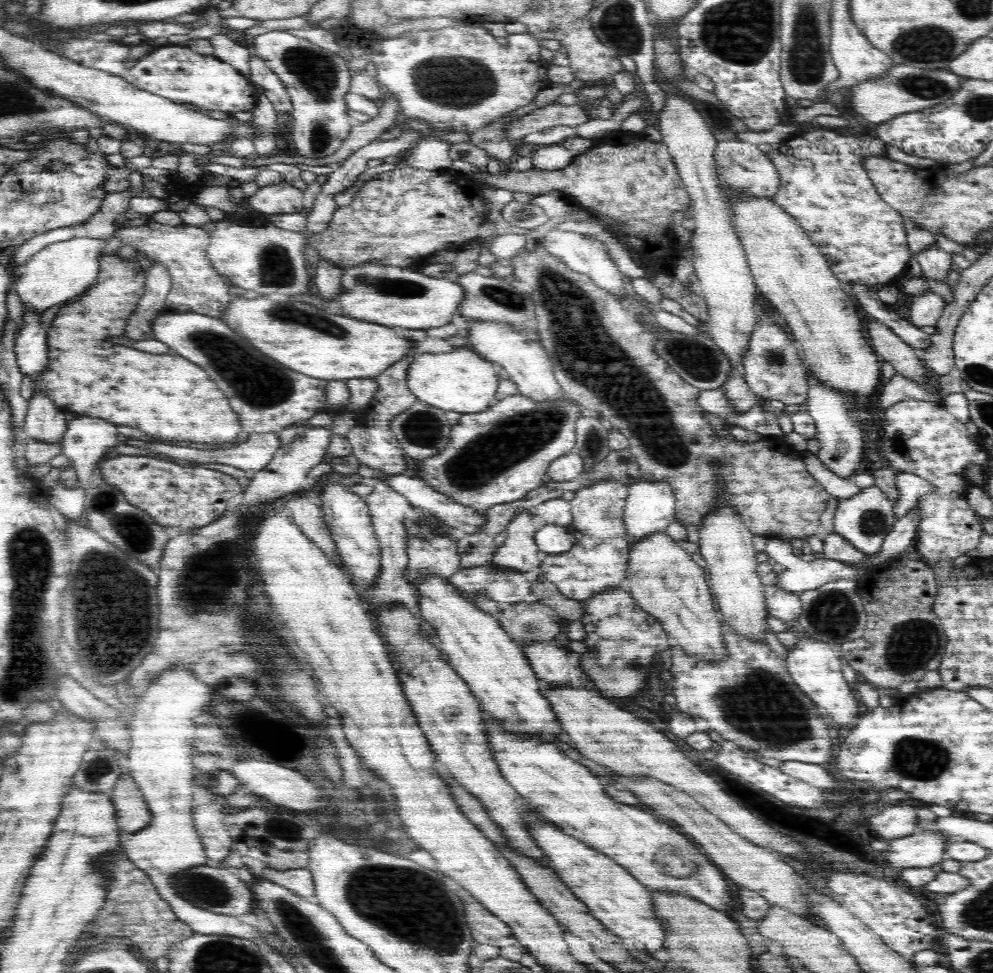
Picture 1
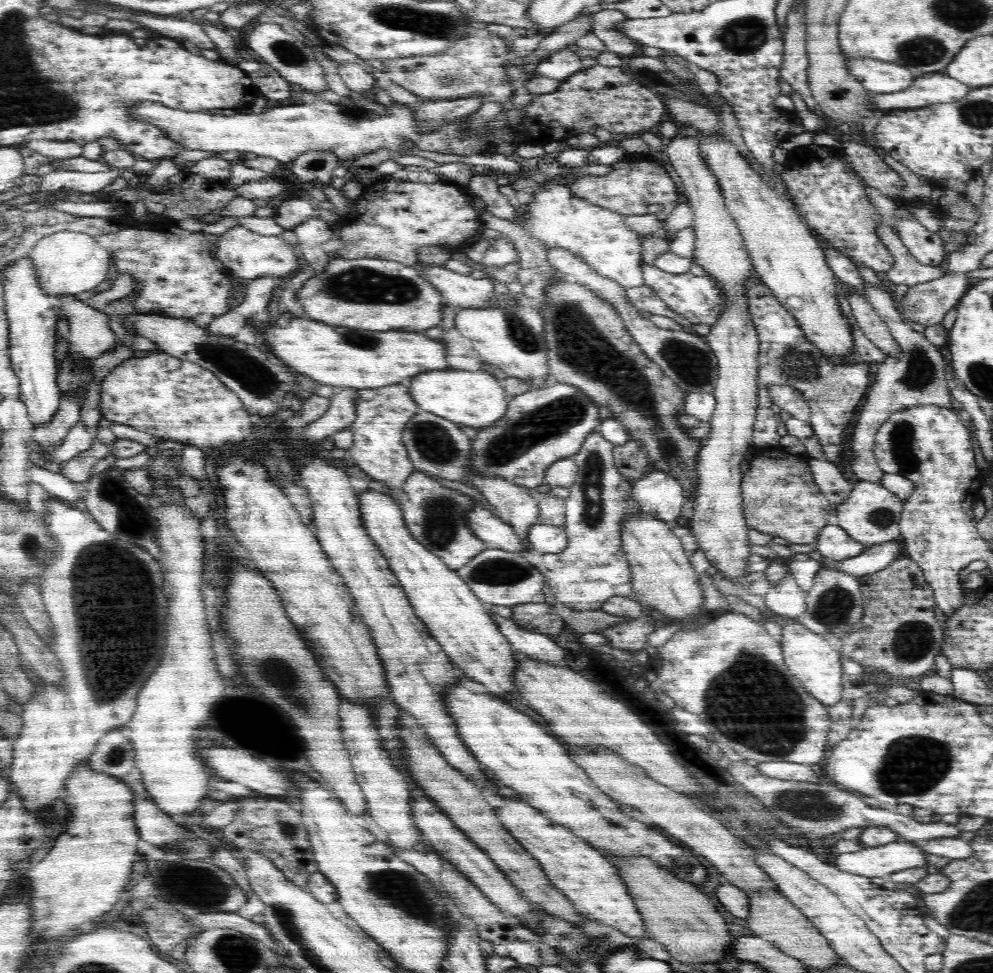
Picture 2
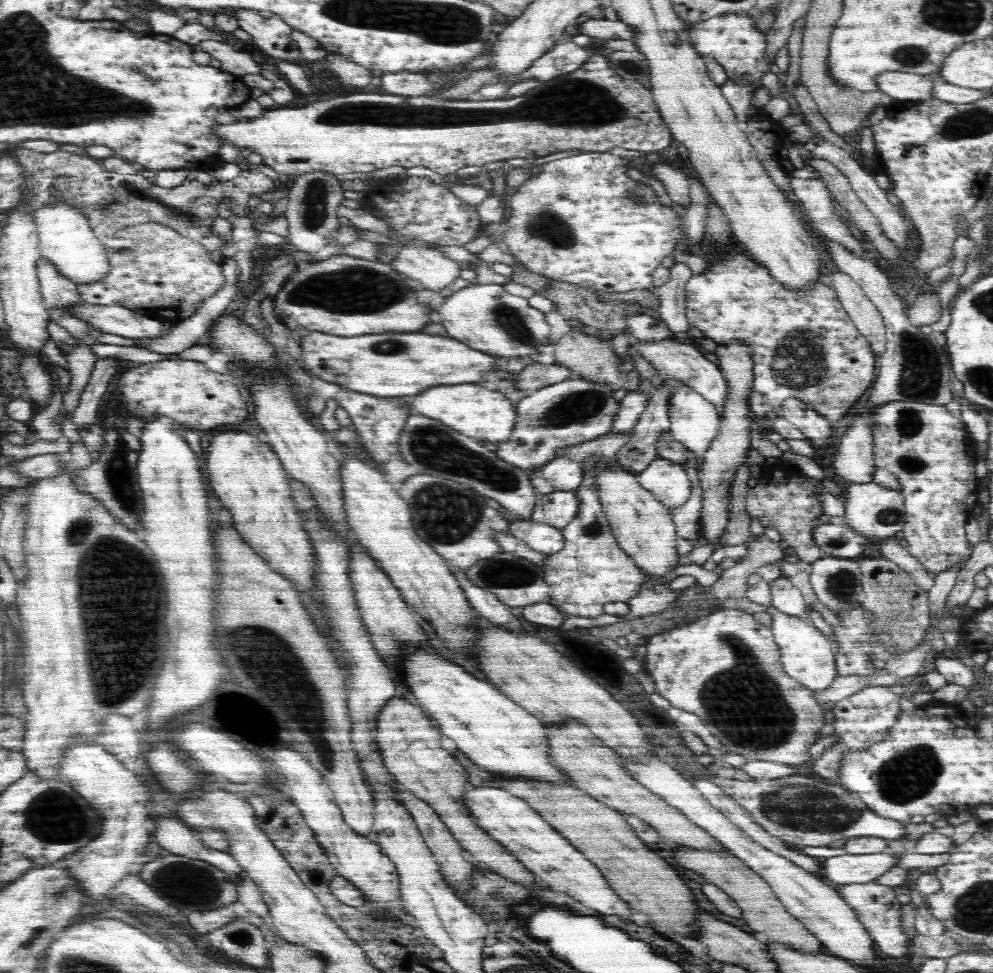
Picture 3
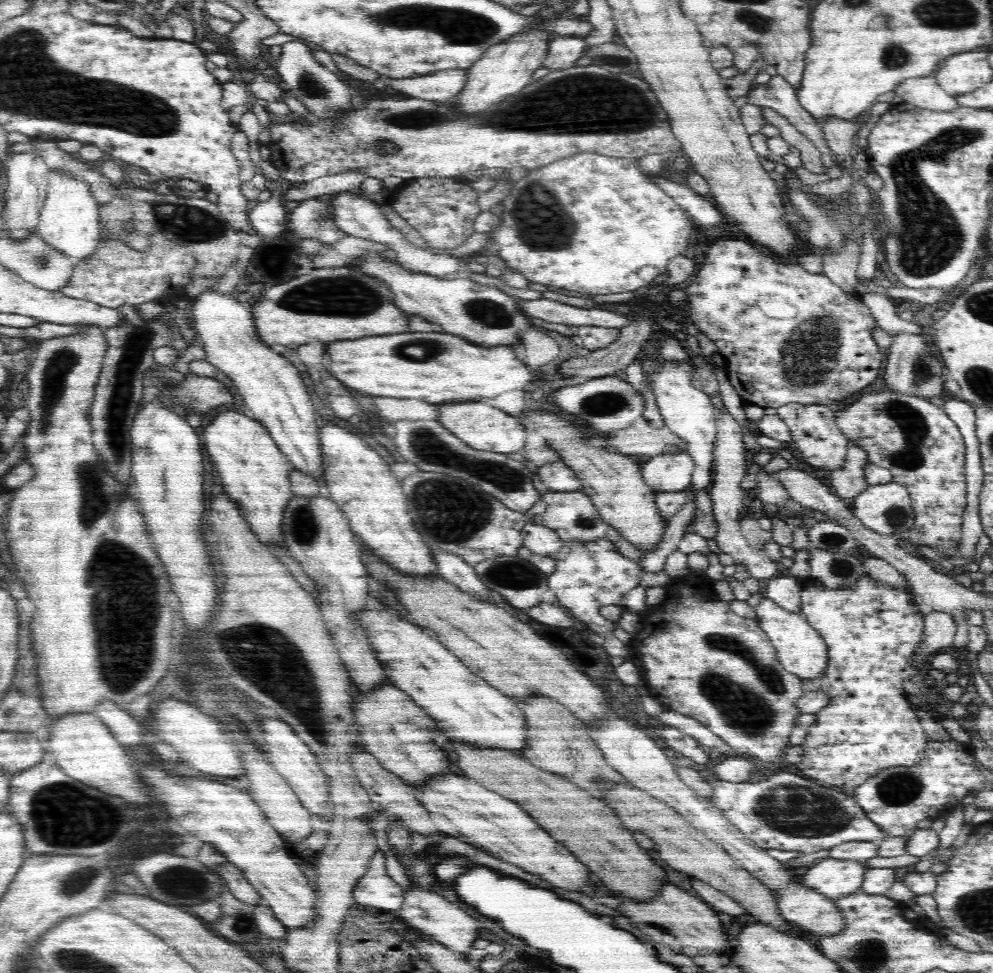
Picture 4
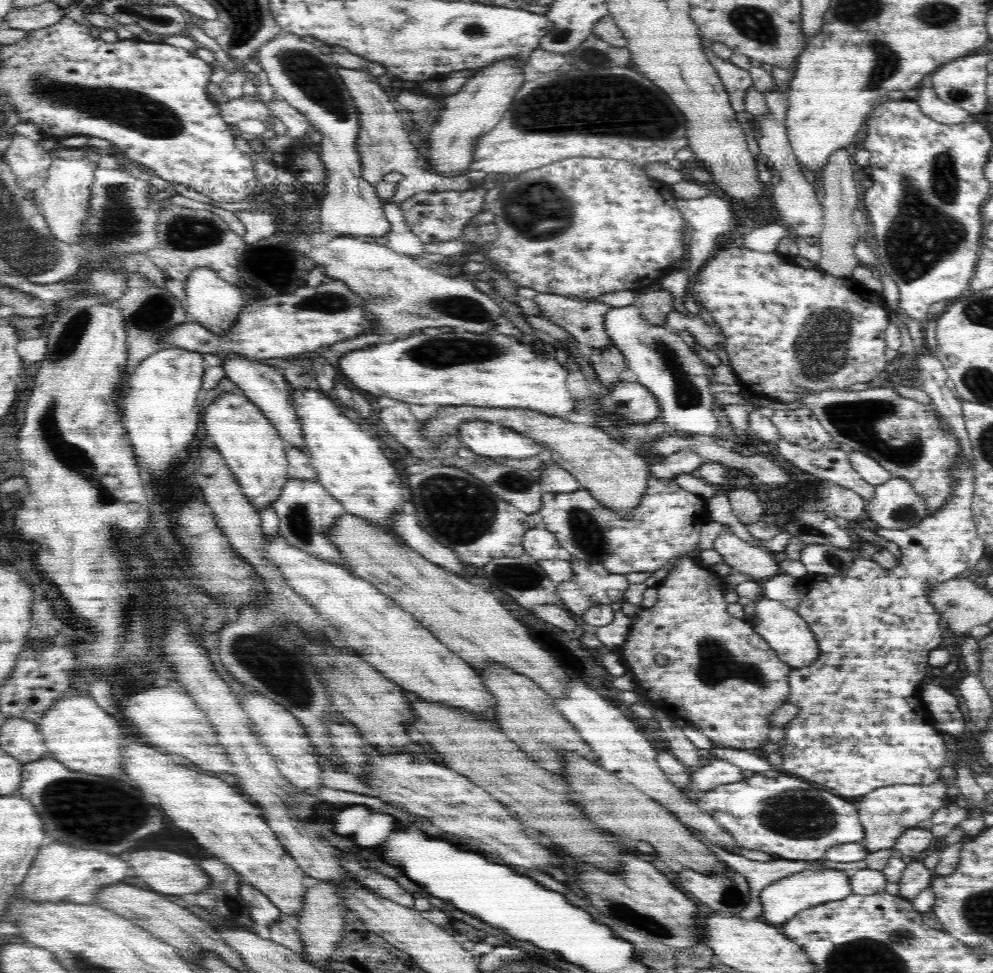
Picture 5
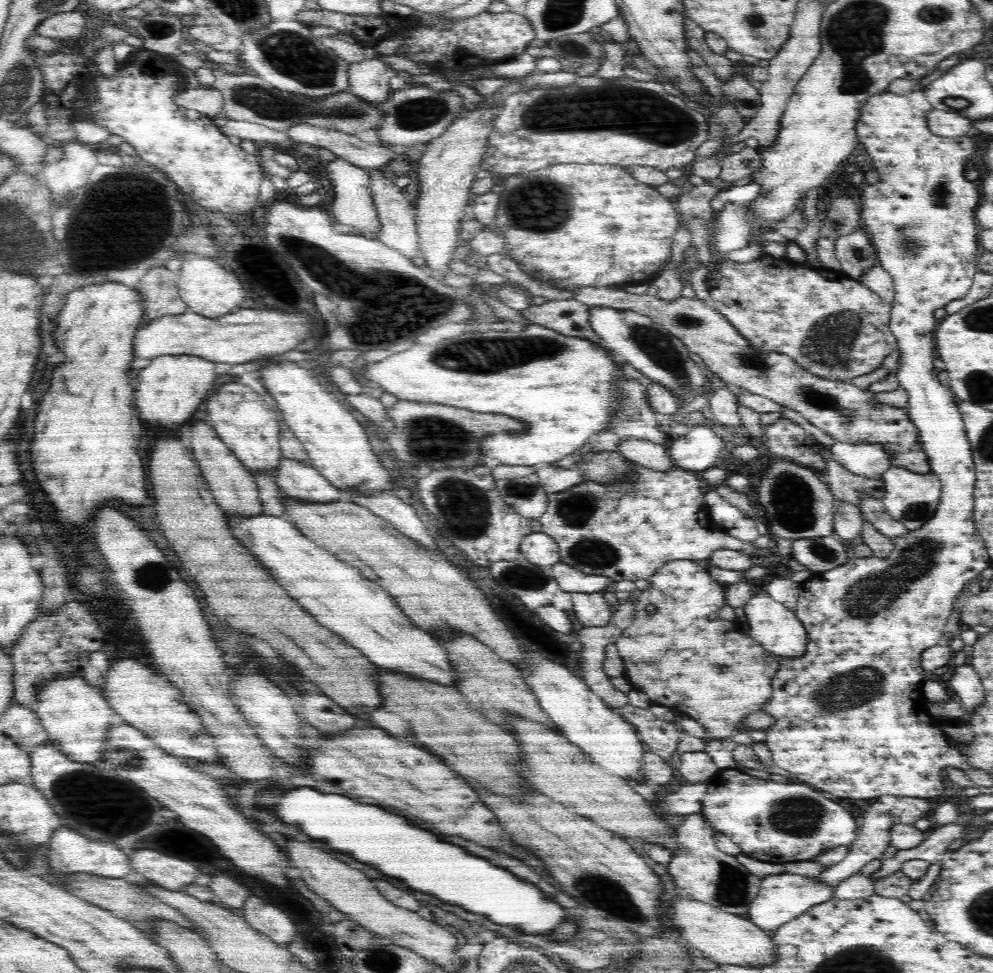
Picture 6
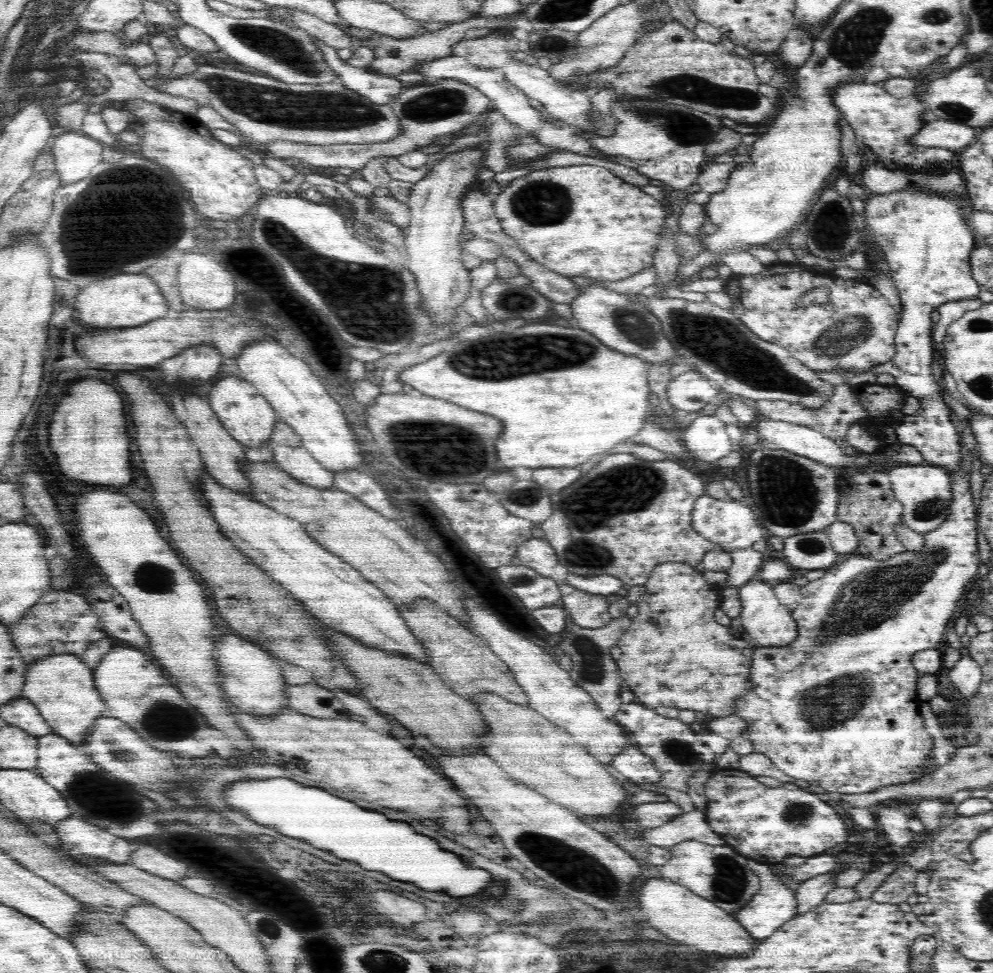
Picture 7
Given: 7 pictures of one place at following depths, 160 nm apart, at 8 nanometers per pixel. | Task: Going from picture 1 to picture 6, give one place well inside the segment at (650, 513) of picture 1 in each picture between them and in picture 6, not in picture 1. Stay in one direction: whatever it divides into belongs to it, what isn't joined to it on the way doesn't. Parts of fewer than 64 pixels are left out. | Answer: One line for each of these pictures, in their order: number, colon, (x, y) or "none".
2: (658, 493)
3: (667, 481)
4: (670, 472)
5: (685, 461)
6: (698, 450)

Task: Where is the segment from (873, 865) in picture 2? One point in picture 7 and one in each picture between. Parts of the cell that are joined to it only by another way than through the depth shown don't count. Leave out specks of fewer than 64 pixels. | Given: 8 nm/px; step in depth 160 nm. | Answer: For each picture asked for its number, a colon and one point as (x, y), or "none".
3: (849, 868)
4: (834, 878)
5: (781, 900)
6: (782, 897)
7: (774, 904)

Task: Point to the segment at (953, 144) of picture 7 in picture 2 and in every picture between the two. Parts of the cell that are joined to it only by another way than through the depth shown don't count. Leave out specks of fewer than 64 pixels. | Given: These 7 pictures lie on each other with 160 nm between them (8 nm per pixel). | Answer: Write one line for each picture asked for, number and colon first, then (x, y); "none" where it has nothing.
2: (877, 76)
3: (902, 86)
4: (924, 92)
5: (945, 113)
6: (946, 124)

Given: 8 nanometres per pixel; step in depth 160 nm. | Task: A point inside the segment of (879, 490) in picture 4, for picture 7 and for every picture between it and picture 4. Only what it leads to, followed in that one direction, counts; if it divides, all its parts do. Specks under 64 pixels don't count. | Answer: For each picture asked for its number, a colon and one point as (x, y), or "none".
5: (895, 506)
6: (910, 498)
7: (925, 491)

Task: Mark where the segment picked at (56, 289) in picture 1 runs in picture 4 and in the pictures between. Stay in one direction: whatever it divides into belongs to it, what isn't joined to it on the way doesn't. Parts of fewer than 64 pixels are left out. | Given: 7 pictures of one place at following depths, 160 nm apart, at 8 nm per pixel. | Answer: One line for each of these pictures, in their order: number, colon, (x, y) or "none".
2: (68, 263)
3: (67, 241)
4: (69, 221)

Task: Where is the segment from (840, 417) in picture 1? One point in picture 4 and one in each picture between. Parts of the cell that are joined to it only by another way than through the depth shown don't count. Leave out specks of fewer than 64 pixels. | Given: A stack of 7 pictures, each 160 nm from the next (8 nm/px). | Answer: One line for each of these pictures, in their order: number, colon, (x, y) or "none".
2: (833, 389)
3: (804, 345)
4: (787, 335)

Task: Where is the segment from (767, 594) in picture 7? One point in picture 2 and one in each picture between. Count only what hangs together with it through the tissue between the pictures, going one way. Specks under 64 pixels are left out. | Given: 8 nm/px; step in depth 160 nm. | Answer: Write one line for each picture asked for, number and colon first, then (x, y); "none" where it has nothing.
2: (814, 660)
3: (806, 655)
4: (801, 650)
5: (787, 633)
6: (771, 624)

